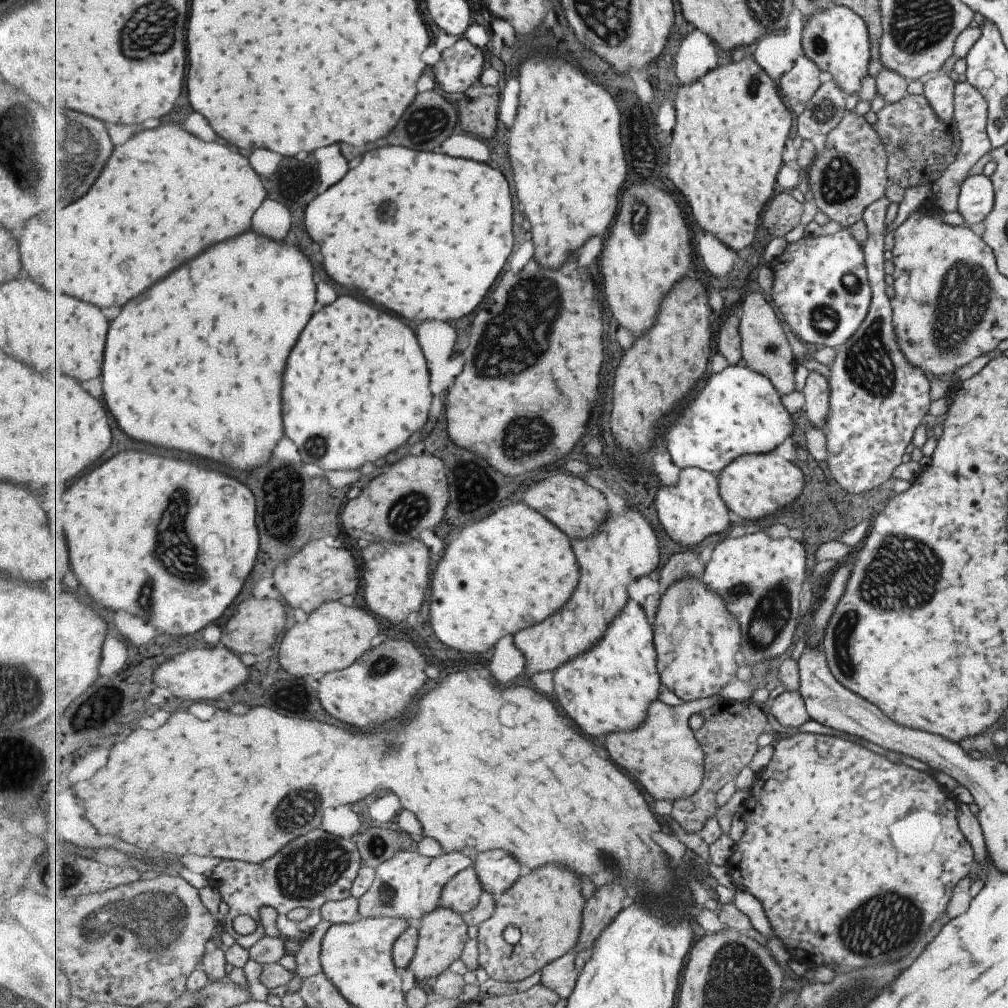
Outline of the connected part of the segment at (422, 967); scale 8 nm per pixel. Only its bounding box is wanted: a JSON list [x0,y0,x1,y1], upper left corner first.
[408,906,469,982]

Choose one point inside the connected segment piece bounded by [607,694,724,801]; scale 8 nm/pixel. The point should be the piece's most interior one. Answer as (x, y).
(664, 755)

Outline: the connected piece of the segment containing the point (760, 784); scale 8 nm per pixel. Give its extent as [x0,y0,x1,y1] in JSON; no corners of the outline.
[727,729,974,969]

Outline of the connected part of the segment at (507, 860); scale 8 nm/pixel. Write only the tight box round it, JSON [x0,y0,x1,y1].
[474,852,521,897]

